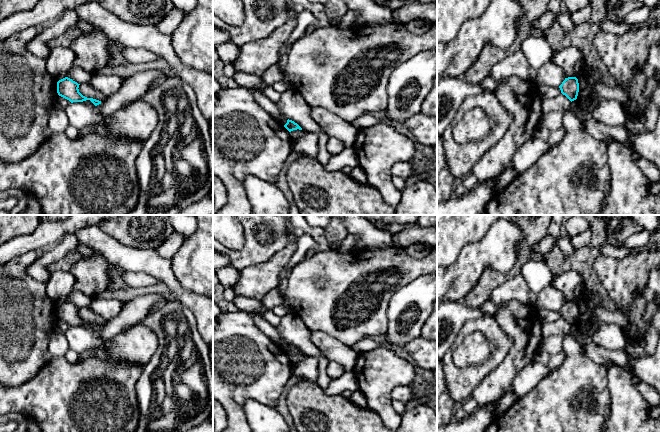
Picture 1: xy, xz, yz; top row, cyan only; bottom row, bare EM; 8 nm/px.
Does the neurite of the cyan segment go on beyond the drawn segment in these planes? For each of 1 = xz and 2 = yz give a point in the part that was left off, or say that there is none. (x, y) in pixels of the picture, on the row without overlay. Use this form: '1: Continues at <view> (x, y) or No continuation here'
1: No continuation here
2: No continuation here

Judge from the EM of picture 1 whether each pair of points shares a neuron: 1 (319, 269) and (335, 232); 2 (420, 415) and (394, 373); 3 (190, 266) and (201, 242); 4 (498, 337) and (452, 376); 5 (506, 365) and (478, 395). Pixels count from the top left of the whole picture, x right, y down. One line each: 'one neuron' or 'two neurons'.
1: two neurons
2: two neurons
3: one neuron
4: one neuron
5: one neuron

